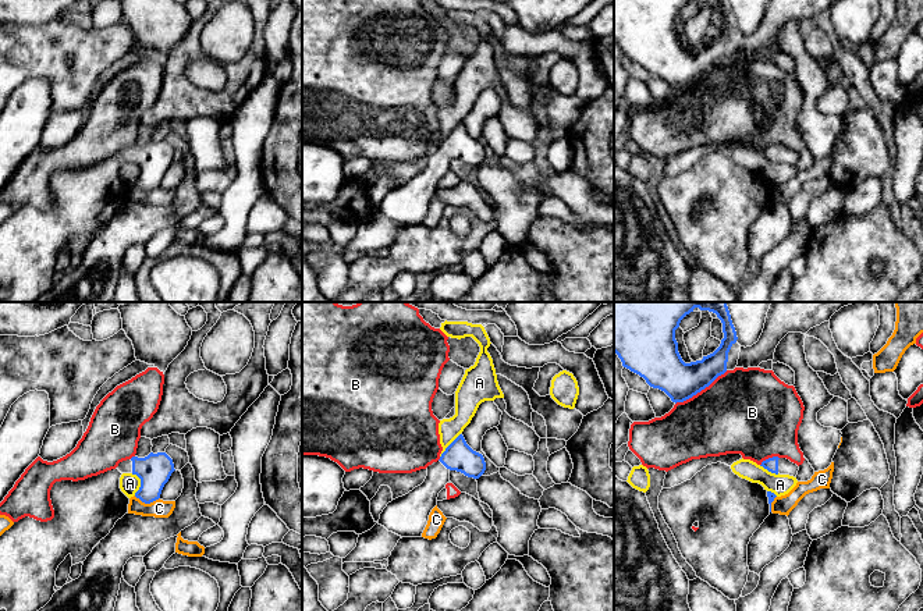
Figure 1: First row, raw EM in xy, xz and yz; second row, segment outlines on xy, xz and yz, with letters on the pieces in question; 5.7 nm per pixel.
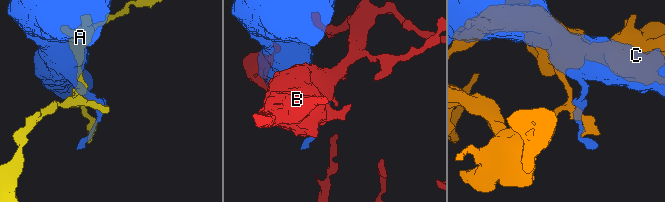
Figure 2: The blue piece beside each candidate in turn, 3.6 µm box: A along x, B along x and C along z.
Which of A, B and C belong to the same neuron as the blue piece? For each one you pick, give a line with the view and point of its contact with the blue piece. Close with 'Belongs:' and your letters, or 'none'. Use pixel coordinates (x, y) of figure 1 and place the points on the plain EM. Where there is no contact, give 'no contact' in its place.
Belongs: none

